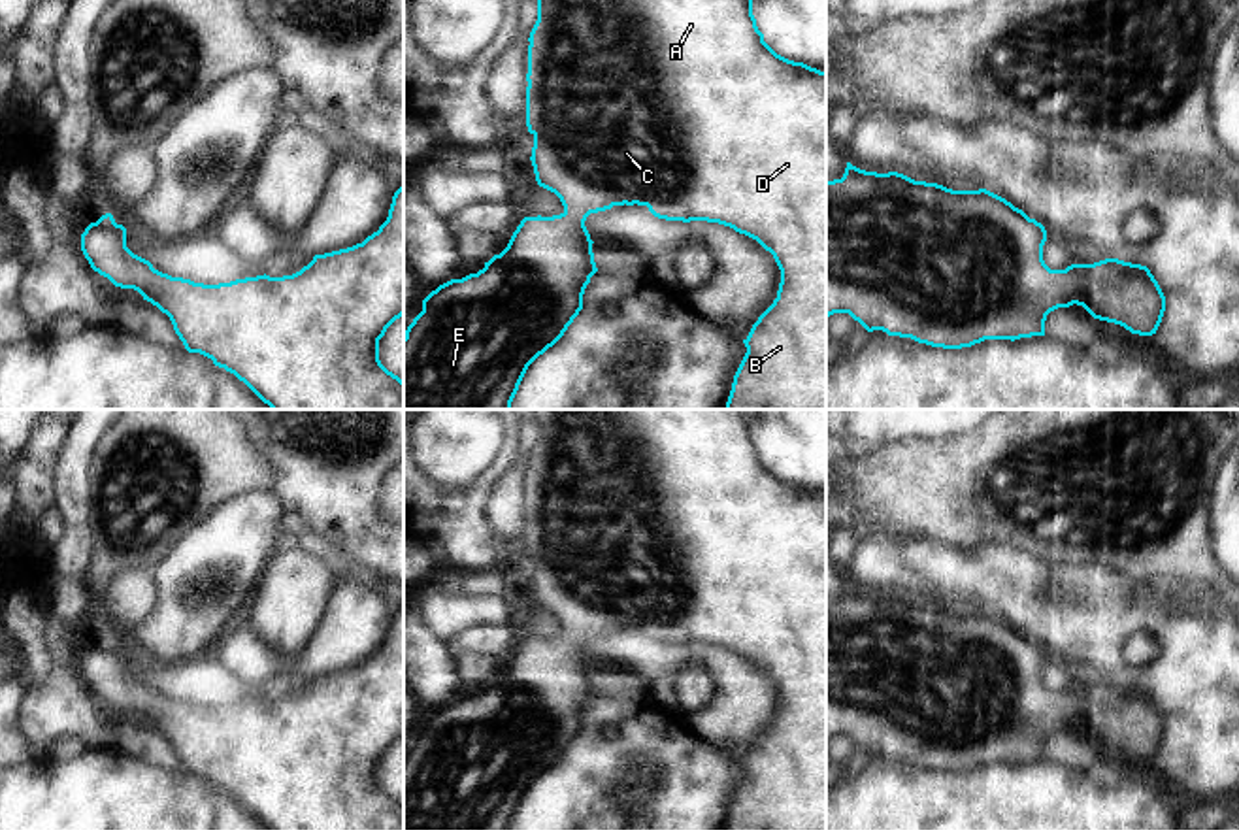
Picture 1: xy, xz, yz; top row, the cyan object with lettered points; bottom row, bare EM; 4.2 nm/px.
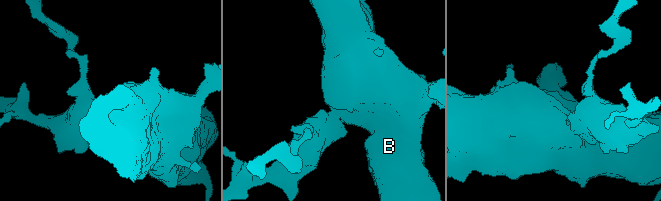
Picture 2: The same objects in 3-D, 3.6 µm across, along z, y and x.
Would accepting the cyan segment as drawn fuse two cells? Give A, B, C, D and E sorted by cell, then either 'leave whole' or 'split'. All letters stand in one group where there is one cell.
groups A B C D E; leave whole

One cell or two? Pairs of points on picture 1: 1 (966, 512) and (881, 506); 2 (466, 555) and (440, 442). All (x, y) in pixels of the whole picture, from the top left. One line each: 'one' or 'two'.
1: one
2: two

